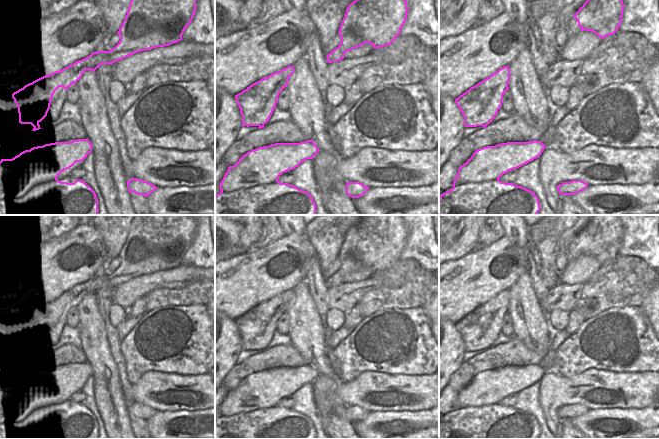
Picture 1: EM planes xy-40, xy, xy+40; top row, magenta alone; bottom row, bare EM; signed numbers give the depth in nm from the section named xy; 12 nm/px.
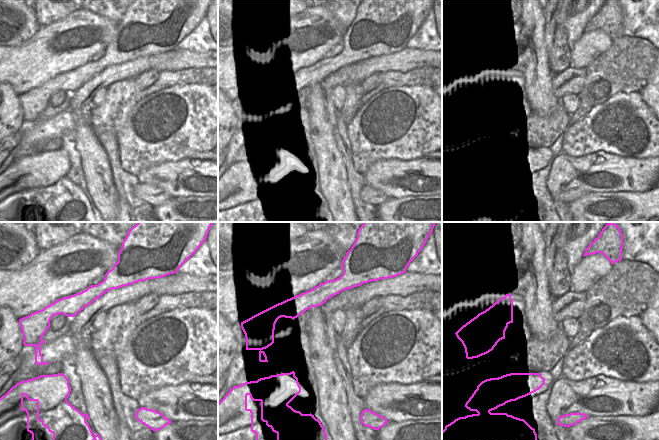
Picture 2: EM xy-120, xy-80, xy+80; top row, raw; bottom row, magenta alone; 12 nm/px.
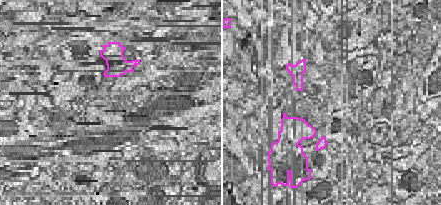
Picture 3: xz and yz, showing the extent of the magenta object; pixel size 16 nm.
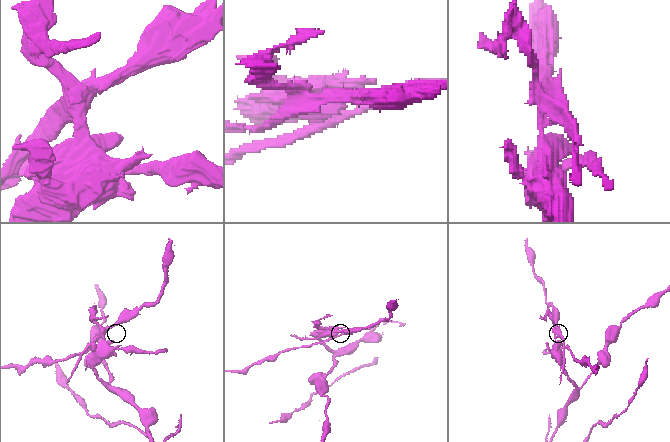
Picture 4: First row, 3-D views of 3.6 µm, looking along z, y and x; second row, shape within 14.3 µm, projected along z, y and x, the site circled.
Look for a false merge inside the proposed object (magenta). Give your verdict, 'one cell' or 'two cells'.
two cells

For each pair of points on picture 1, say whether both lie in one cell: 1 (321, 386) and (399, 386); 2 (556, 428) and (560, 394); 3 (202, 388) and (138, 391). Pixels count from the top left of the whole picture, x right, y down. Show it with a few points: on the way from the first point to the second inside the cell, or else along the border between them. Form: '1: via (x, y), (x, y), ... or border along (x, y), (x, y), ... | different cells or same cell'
1: via (340, 388), (380, 388) | same cell
2: via (553, 420), (552, 402) | same cell
3: via (186, 385), (178, 384), (166, 390), (154, 390) | same cell

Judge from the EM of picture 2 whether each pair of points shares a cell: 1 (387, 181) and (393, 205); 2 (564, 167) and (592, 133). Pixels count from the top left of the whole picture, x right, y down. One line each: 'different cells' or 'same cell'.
1: different cells
2: different cells

